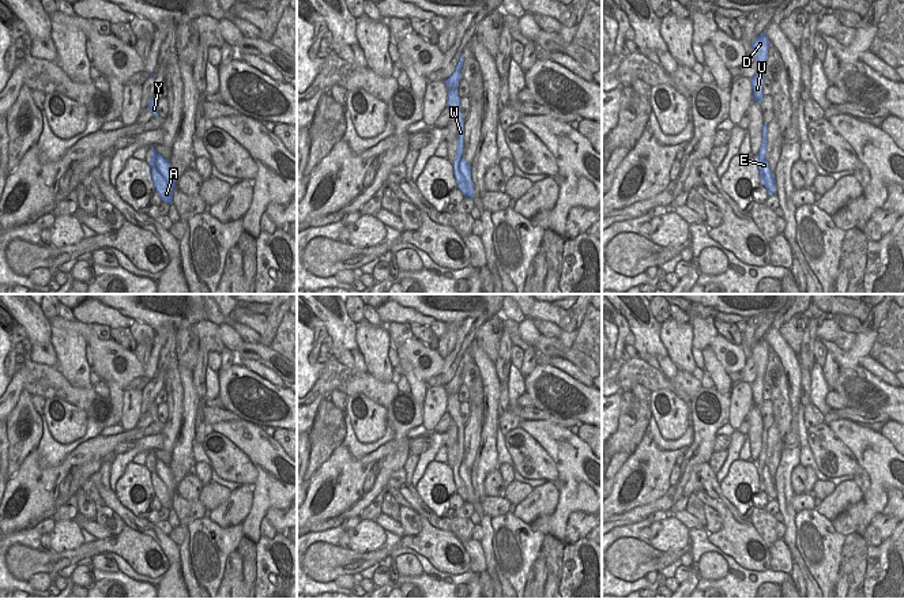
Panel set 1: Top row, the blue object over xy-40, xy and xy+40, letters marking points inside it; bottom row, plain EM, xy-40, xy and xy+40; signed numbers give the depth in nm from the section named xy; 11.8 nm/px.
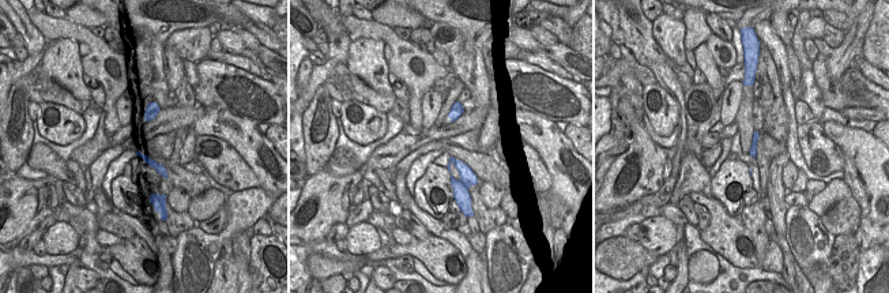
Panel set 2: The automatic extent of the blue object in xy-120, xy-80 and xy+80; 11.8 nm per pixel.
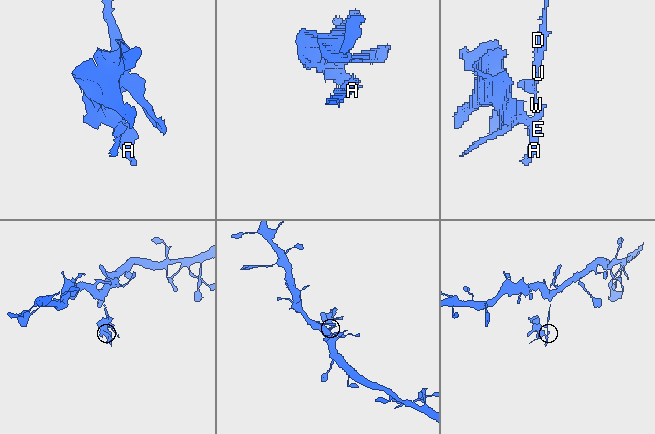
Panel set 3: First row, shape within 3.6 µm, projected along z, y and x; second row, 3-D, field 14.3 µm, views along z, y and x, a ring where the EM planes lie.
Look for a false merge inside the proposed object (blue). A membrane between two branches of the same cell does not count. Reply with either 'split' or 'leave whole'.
split

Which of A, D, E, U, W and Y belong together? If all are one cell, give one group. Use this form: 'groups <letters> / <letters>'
groups A E W / D U Y

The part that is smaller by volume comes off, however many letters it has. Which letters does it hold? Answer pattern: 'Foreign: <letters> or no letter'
Foreign: A, E, W

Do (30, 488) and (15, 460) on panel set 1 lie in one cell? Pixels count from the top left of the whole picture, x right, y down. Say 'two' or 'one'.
two

